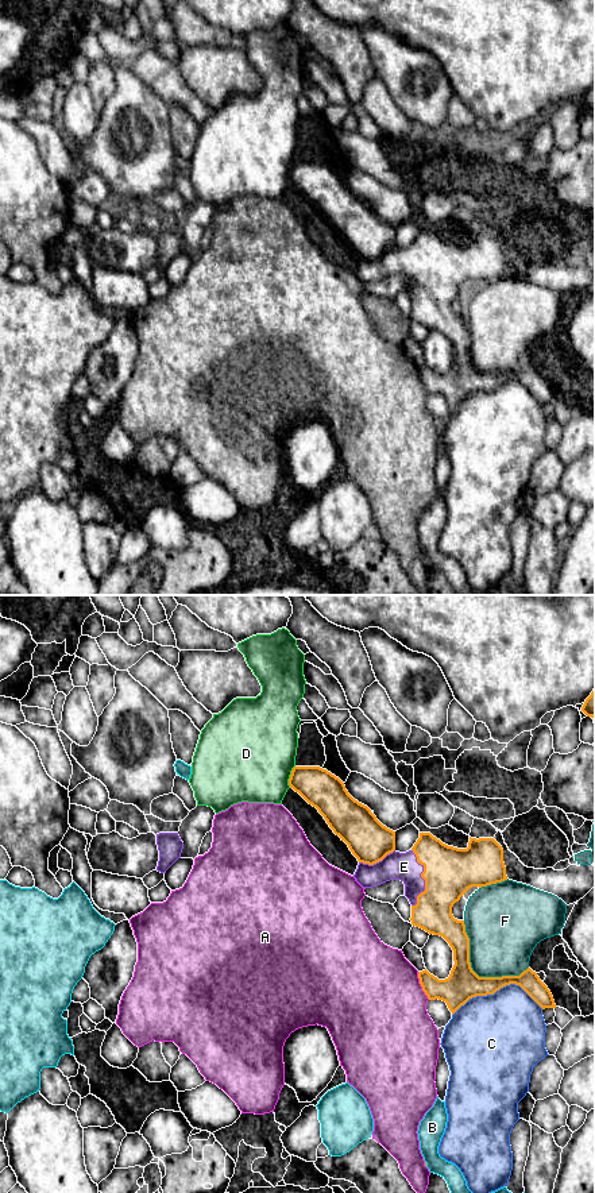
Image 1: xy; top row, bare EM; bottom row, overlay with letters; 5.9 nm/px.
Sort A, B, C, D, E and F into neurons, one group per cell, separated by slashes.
A / B / C / D / E / F

